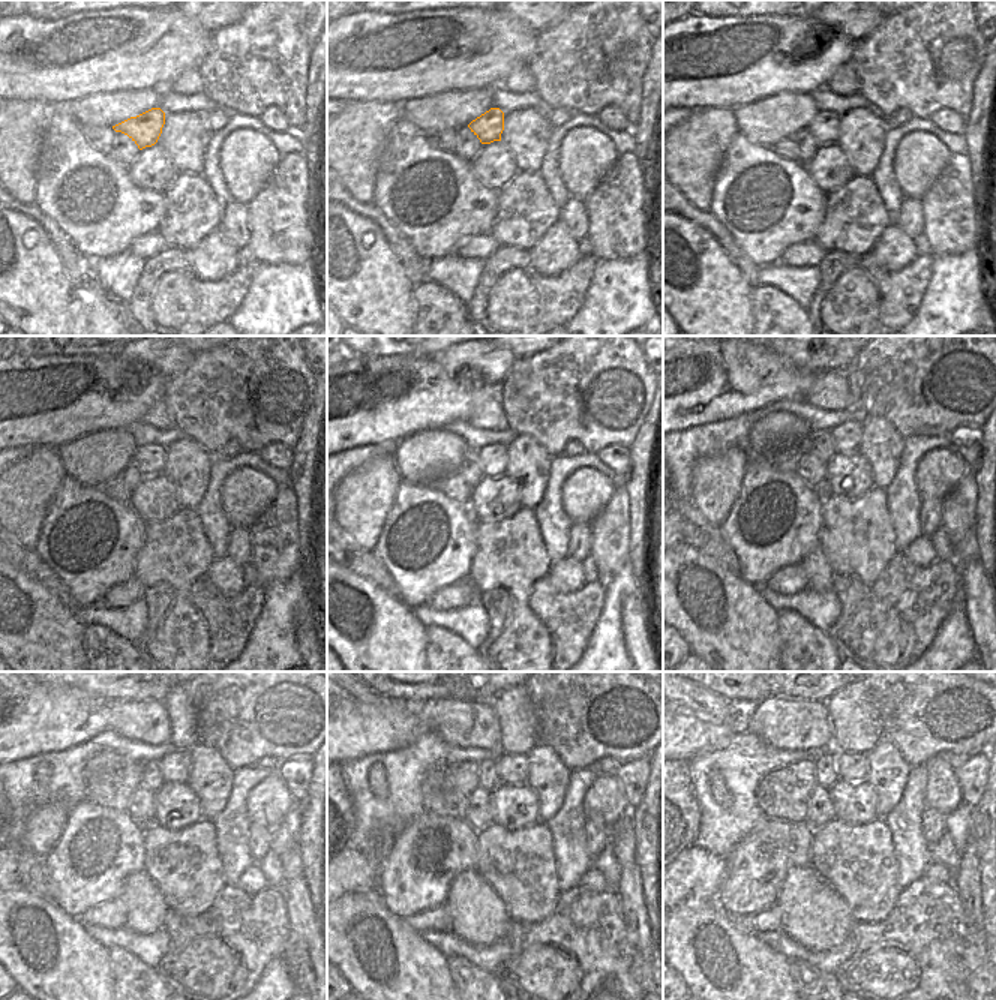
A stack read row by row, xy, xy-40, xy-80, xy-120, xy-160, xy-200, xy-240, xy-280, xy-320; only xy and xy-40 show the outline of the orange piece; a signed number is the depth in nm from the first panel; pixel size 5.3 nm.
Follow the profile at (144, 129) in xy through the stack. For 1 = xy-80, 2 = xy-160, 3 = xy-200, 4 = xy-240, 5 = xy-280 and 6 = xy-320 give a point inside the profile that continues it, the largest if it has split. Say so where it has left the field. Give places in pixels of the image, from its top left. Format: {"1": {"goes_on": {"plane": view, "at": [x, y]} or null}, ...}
{"1": {"goes_on": {"plane": "xy-80", "at": [825, 126]}}, "2": {"goes_on": {"plane": "xy-160", "at": [492, 459]}}, "3": {"goes_on": {"plane": "xy-200", "at": [846, 437]}}, "4": {"goes_on": {"plane": "xy-240", "at": [176, 766]}}, "5": {"goes_on": {"plane": "xy-280", "at": [512, 766]}}, "6": {"goes_on": {"plane": "xy-320", "at": [851, 766]}}}

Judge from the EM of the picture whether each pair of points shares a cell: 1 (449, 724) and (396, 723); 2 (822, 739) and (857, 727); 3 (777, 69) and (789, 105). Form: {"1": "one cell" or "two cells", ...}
{"1": "two cells", "2": "two cells", "3": "two cells"}

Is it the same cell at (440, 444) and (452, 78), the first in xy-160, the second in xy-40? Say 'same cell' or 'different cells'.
different cells

